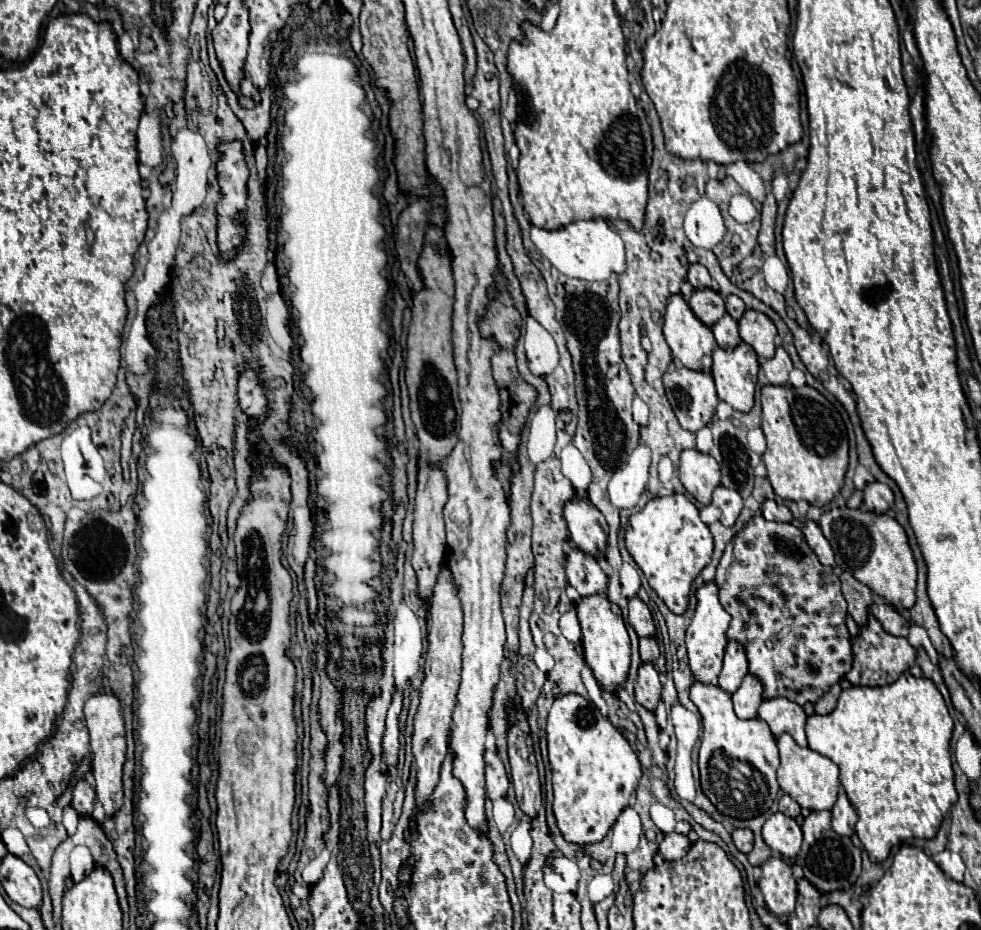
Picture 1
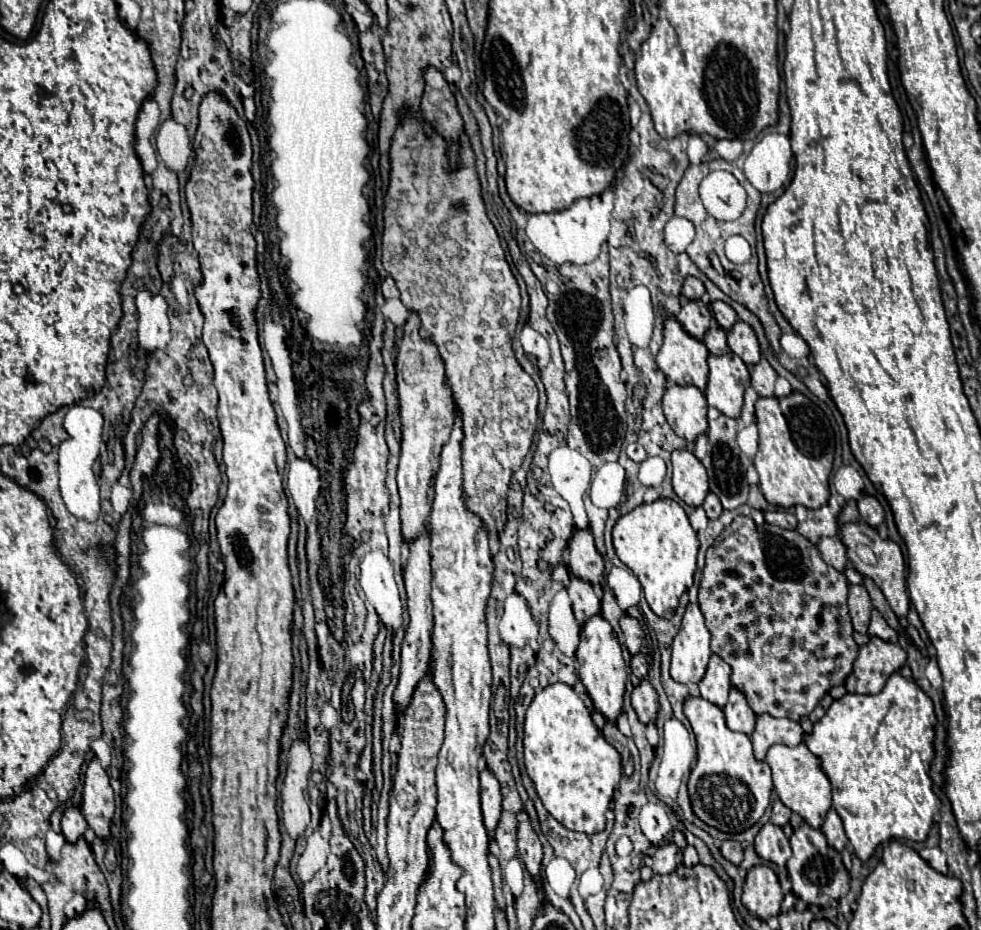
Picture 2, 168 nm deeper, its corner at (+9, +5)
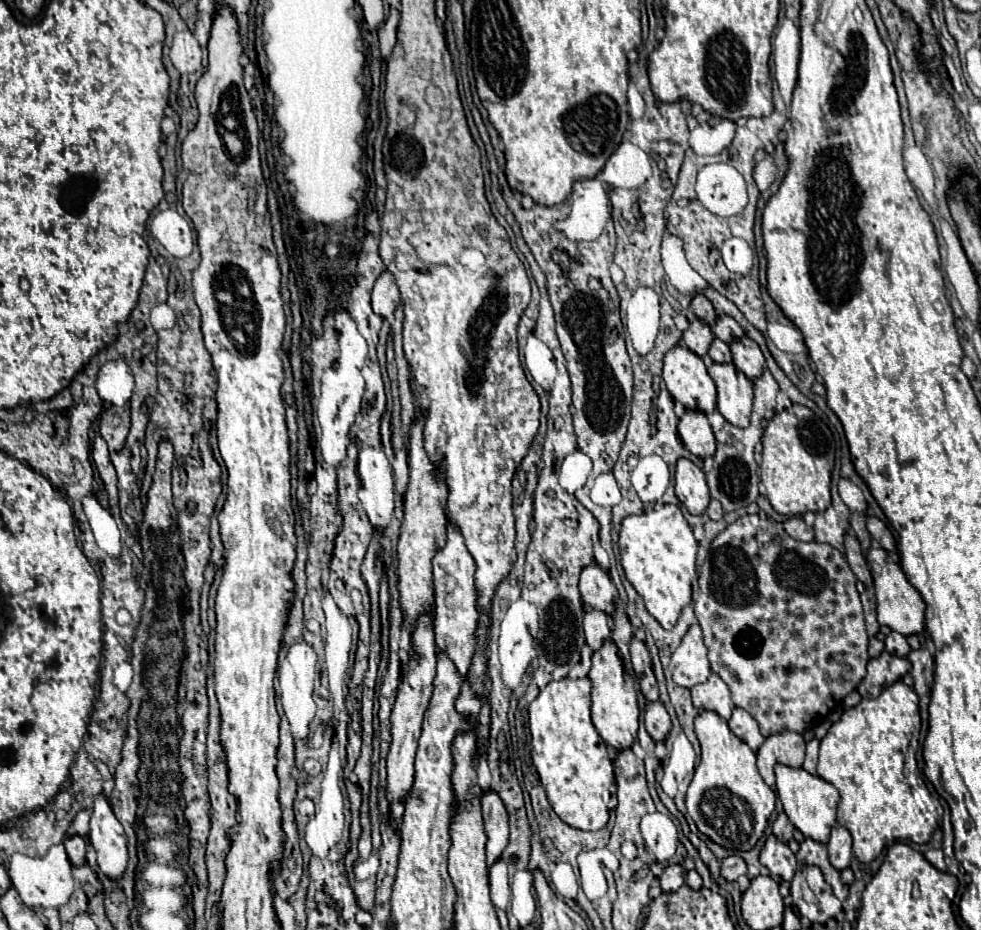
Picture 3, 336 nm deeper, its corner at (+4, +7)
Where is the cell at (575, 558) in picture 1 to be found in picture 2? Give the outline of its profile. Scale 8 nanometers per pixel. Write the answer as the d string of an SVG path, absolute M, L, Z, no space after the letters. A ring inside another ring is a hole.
M570 577L568 595L572 599L574 617L576 617L580 627L584 627L584 623L586 623L586 619L590 619L590 615L600 615L602 613L600 611L600 599L596 597L590 583L584 583L576 577Z

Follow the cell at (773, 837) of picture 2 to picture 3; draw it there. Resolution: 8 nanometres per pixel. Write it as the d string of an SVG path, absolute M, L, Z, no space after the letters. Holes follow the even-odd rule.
M769 835L763 849L761 849L761 855L759 855L761 863L773 873L773 875L779 875L787 881L793 879L795 871L797 871L797 859L795 859L795 853L789 849L787 843L779 841L775 835Z

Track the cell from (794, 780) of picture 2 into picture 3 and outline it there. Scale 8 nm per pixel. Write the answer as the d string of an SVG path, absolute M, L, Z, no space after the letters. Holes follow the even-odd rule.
M777 763L775 765L775 777L777 777L777 795L783 803L787 817L791 819L791 823L805 837L827 843L831 829L837 825L835 811L837 811L837 803L839 803L839 791L831 783L827 783L825 779L805 771L803 767L789 767L789 765Z

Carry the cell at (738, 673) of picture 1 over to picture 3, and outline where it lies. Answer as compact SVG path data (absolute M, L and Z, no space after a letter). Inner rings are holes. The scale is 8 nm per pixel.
M713 671L709 675L709 679L701 685L695 685L691 689L691 697L693 697L693 705L697 709L711 709L717 711L723 719L731 717L733 711L733 701L731 701L731 691L727 687L727 683Z

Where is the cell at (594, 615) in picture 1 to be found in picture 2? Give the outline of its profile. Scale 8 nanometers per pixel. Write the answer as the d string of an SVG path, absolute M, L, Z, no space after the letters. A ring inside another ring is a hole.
M594 615L580 633L580 647L576 651L576 661L578 661L578 675L594 703L594 709L602 713L608 721L614 721L622 713L622 699L626 691L626 665L622 659L622 649L618 645L618 639L614 637L614 631L608 621L604 621L600 615Z

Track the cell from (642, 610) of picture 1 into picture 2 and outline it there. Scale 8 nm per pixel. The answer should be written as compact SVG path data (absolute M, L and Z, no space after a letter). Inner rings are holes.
M624 615L622 621L620 621L620 629L622 629L622 635L624 635L624 645L630 651L630 655L640 653L640 647L642 647L642 641L644 641L644 631L642 631L640 623L636 619Z

